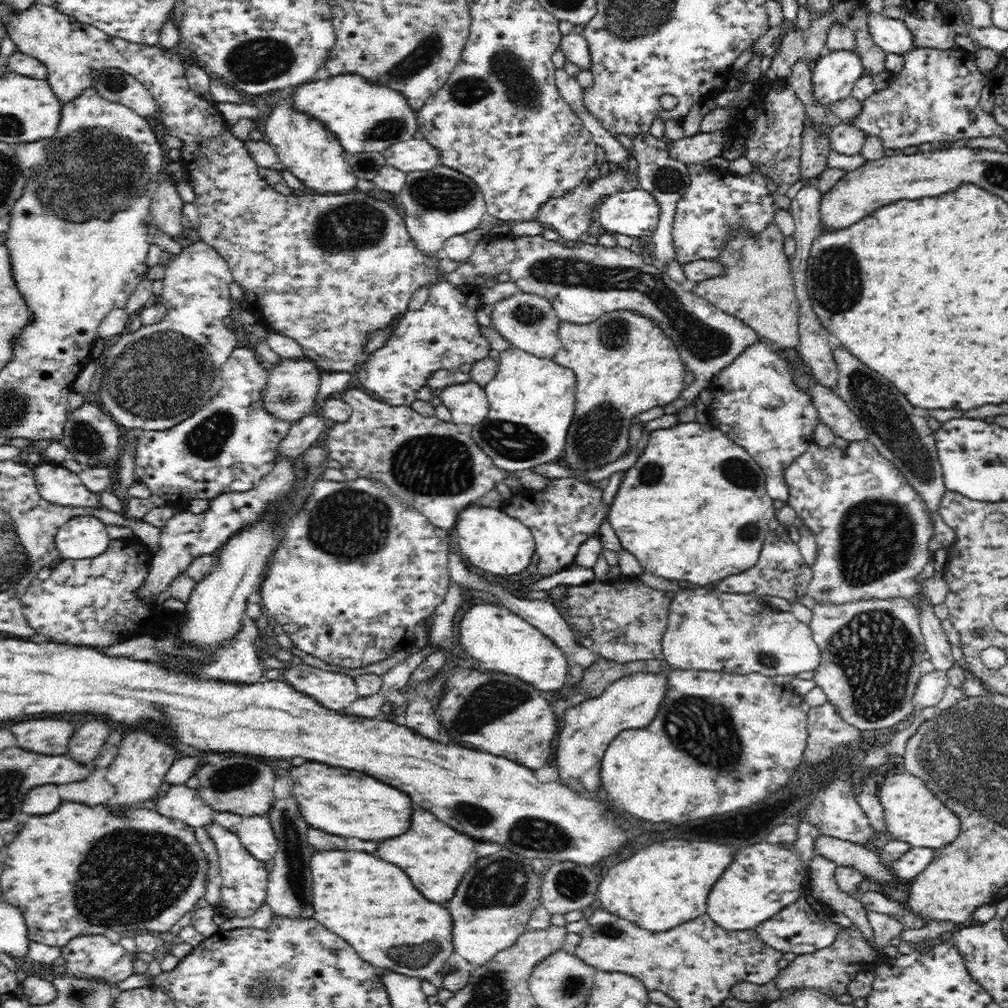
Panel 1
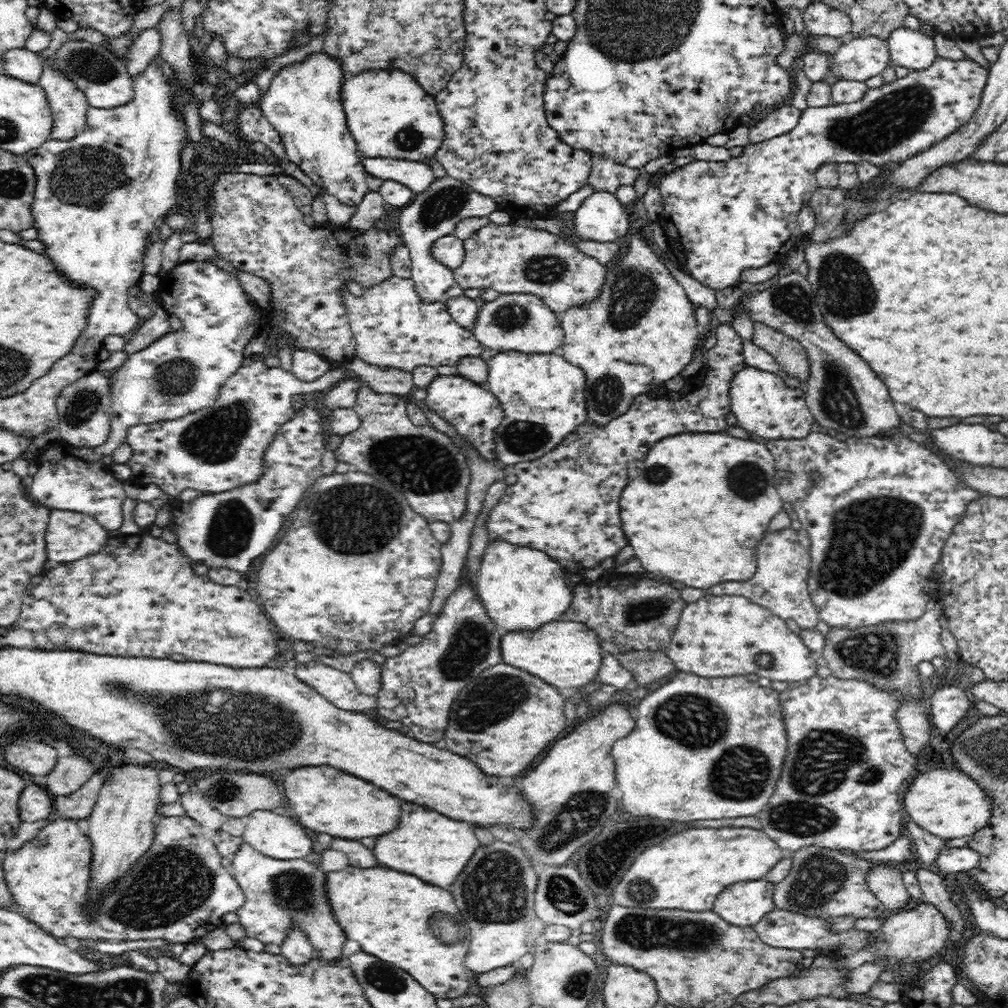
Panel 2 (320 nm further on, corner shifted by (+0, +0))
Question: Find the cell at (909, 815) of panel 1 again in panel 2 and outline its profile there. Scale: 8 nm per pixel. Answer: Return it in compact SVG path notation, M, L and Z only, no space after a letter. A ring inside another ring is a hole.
M954 768L930 770L912 779L903 797L903 805L914 823L947 841L961 836L970 838L992 818L992 803L984 798L976 780Z

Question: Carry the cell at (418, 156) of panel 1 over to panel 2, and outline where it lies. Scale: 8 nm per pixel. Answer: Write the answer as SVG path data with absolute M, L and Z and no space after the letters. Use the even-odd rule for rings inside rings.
M362 157L361 161L368 175L377 177L383 182L392 180L404 184L413 192L424 192L435 180L431 167L420 160Z

